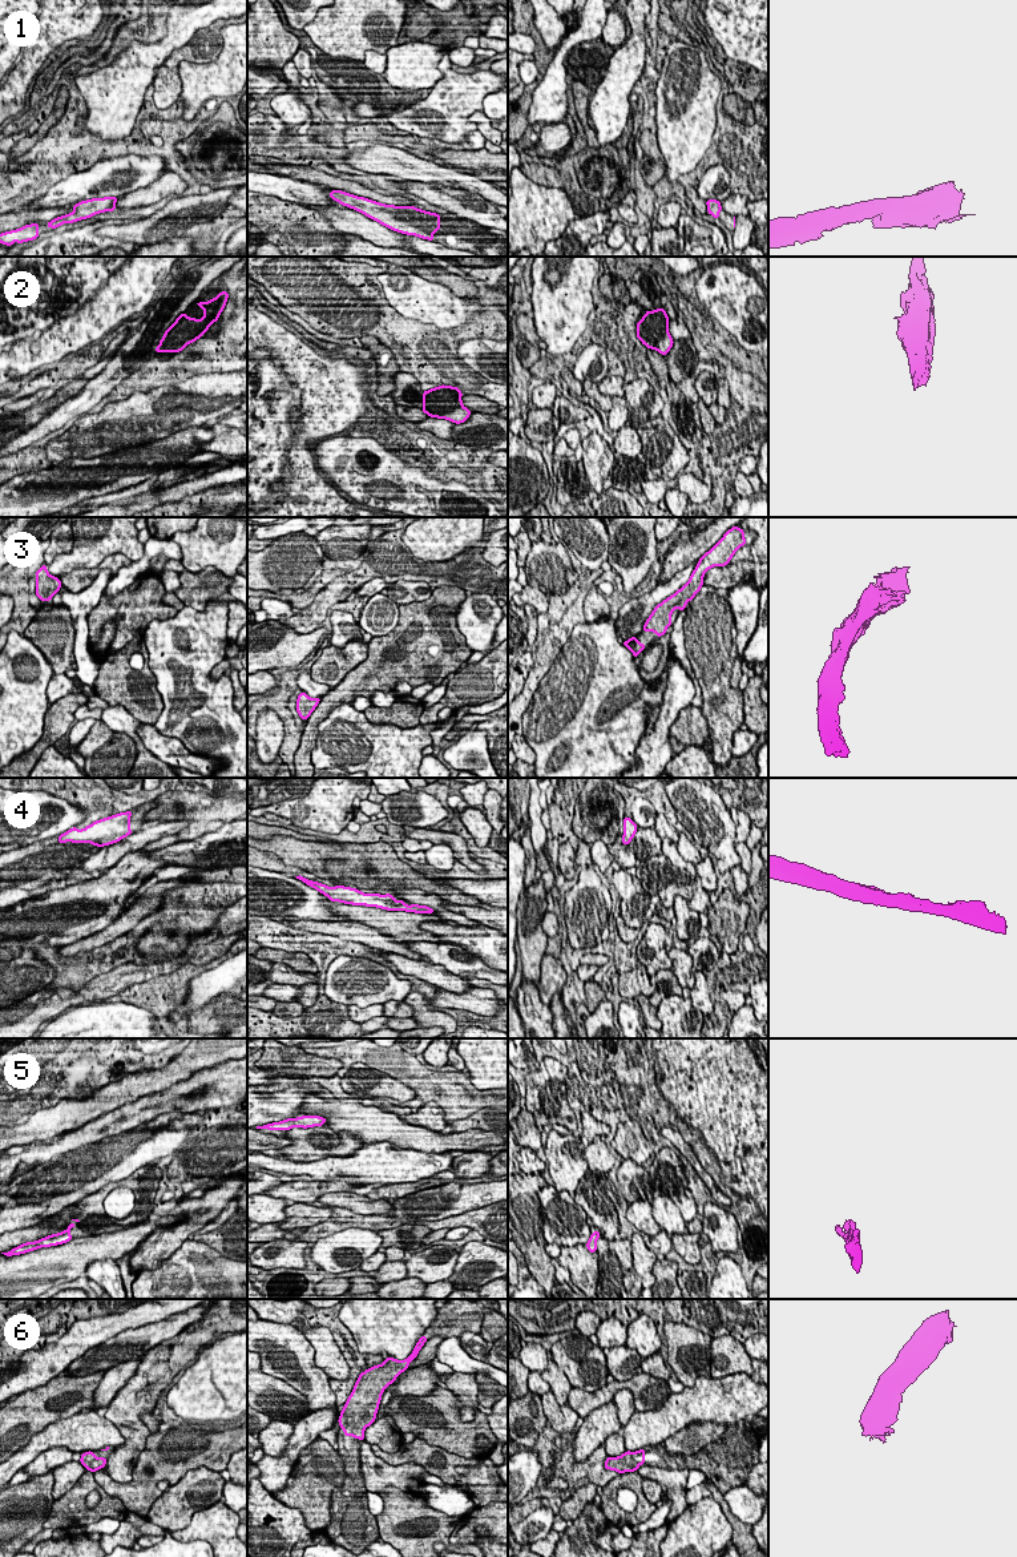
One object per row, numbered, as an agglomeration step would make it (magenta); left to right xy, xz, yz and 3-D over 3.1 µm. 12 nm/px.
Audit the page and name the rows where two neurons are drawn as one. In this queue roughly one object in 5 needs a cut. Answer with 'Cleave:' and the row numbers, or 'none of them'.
Cleave: none of them

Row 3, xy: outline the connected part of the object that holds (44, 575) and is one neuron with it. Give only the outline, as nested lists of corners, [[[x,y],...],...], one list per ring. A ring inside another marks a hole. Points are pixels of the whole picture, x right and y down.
[[[45,564],[36,572],[36,596],[43,602],[51,601],[61,586],[60,578],[51,576]]]

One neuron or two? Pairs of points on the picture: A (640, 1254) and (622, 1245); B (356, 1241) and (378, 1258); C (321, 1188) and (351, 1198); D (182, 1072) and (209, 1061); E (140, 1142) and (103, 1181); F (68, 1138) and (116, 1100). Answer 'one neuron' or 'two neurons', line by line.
A: two neurons
B: two neurons
C: two neurons
D: one neuron
E: one neuron
F: two neurons

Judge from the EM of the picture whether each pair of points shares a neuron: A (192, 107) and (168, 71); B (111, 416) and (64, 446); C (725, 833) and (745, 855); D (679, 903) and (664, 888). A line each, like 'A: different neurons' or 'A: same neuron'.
A: different neurons
B: same neuron
C: different neurons
D: different neurons

